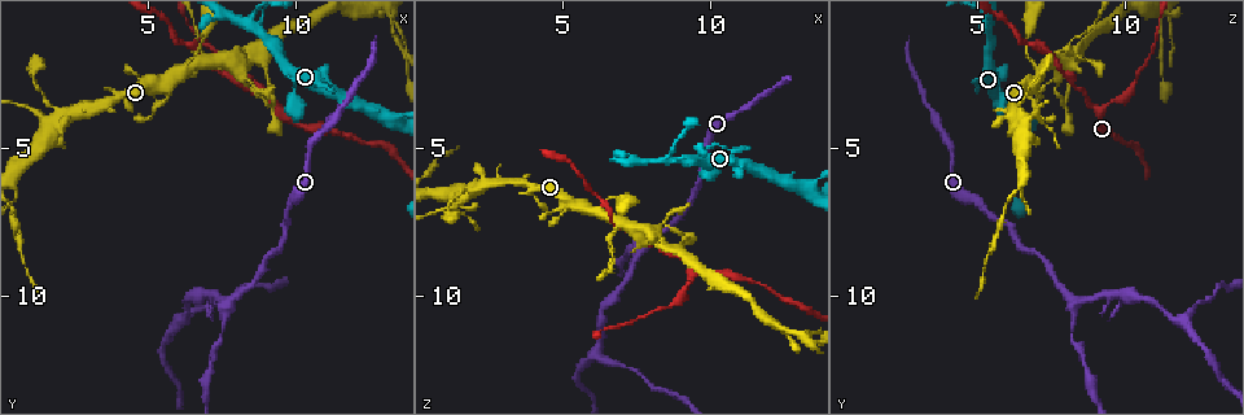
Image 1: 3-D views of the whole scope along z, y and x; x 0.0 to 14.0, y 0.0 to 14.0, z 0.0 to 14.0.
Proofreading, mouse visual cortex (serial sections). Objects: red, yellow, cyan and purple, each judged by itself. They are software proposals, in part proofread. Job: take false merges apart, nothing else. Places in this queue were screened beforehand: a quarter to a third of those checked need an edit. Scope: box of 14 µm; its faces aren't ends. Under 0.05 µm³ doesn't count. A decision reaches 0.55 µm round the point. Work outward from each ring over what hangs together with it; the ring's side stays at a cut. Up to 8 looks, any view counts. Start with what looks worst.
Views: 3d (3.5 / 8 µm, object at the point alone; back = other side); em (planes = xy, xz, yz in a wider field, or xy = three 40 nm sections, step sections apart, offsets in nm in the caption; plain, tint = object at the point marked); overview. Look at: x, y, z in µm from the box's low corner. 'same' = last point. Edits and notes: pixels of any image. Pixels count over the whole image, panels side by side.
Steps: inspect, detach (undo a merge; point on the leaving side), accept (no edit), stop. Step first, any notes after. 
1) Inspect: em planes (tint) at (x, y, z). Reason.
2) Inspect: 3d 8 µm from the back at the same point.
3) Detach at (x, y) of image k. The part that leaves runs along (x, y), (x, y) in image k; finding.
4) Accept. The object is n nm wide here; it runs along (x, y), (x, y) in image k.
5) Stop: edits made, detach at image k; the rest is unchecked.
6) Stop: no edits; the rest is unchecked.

Inspect: 3d 3.5 µm at (6.6, 1.7, 8.0). Branch point.

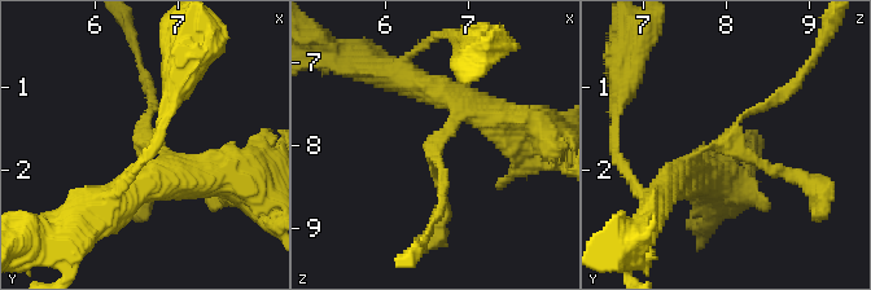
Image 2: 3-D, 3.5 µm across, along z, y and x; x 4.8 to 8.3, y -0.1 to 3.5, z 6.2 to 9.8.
Inspect: em xy step 2 (tint) at (6.65, 1.65, 7.95). Need the tissue.

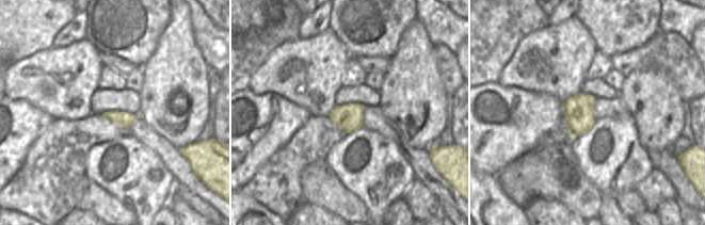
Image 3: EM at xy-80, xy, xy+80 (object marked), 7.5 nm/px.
Accept. It runs along (443, 89), (463, 106), (430, 153), (447, 212) in image 2; all the same cell.

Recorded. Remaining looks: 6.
Inspect: 3d 3.5 µm at (2.0, 4.2, 6.4). Four arms meet.

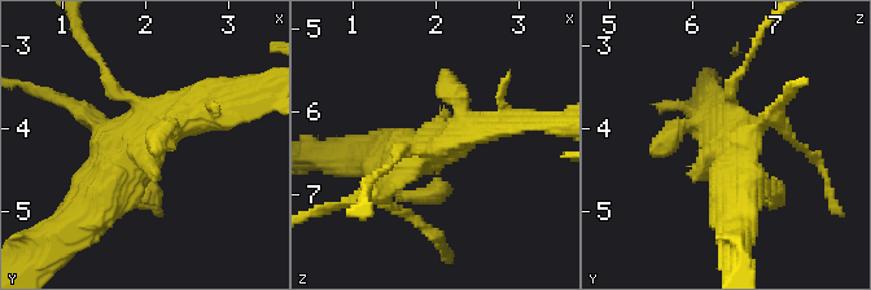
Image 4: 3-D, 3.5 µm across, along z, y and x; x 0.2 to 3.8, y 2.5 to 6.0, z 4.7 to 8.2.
Inspect: em xy step 5 (tint) at (1.95, 4.15, 6.40).

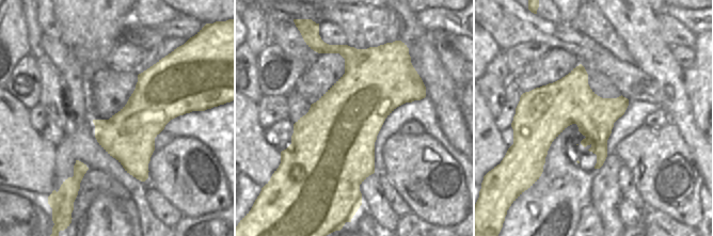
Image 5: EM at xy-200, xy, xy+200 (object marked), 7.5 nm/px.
Inspect: em planes (tint) at the same point.

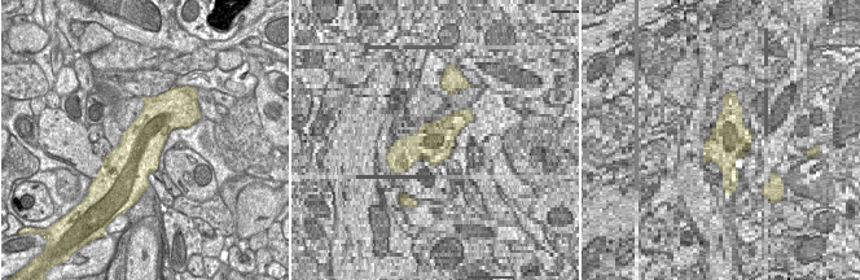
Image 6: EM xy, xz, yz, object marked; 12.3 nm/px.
Accept. It runs along (215, 113), (156, 124), (84, 209) in image 4; all the same cell.

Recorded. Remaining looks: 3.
Inspect: 3d 3.5 µm at (6.2, 10.8, 12.1). Three arms meet.

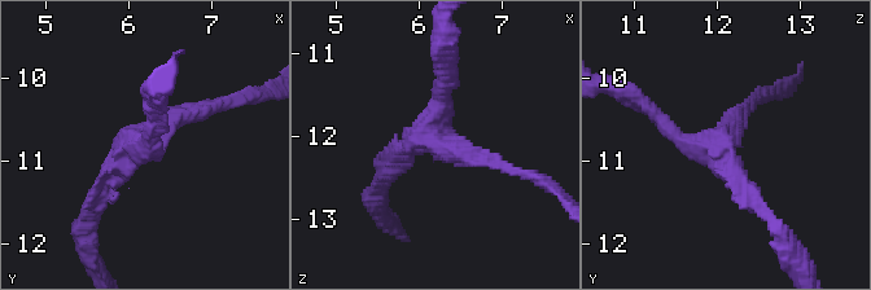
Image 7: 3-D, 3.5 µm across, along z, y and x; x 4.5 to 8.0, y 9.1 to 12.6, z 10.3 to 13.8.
Inspect: em xy step 2 (tint) at (6.15, 10.80, 12.00). 3 arms meet here; the arms are 200, 200, 250 nm wide.

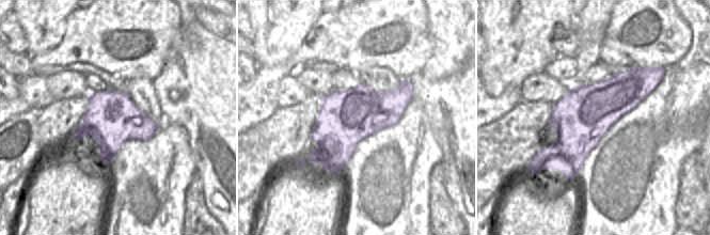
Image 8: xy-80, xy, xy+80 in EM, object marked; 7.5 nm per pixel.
Accept. The object is 420 nm wide here; it runs along (445, 65), (432, 137), (500, 165) in image 7; all the same cell.

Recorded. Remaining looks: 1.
Stop: no edits; the rest is unchecked.

